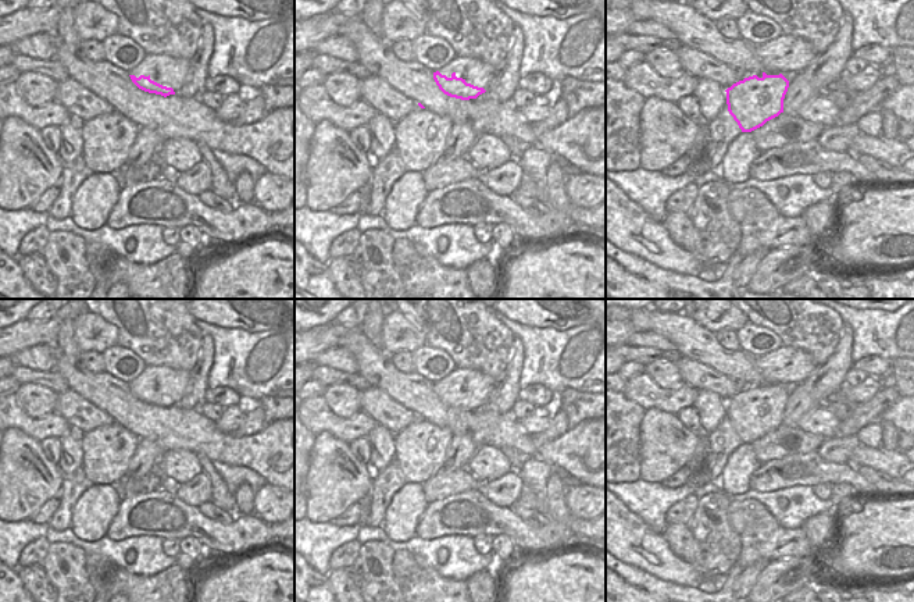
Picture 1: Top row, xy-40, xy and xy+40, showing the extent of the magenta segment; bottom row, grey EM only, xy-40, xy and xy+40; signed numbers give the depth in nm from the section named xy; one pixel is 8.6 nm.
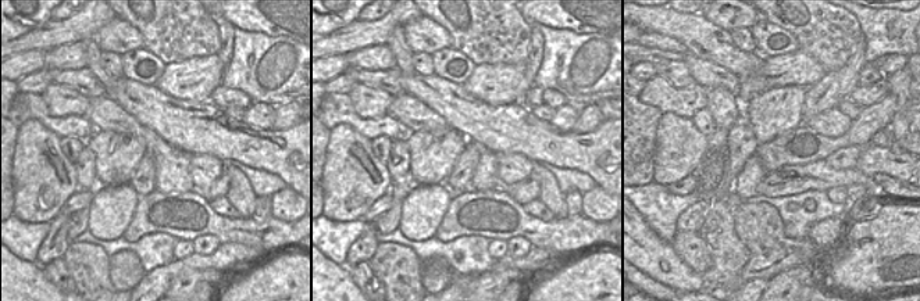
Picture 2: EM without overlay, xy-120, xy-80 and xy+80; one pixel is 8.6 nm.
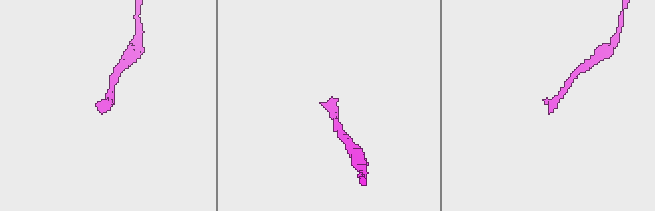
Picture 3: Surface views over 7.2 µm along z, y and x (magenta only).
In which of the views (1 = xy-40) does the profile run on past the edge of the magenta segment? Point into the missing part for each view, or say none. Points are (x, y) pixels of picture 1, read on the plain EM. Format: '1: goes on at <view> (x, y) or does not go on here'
1: does not go on here

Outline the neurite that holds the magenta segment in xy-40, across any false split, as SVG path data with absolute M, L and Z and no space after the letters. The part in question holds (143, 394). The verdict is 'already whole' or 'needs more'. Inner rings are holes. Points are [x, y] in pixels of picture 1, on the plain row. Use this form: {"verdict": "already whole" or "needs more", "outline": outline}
{"verdict": "already whole", "outline": "M129 387L132 393L142 402L149 403L149 405L156 405L156 406L161 406L164 409L169 407L169 406L175 406L172 399L167 399L163 398L154 392L150 391L149 388L140 387L139 389L136 389L135 387Z"}

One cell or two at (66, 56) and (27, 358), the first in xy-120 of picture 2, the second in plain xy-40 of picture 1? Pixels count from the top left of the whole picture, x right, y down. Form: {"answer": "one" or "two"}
{"answer": "one"}

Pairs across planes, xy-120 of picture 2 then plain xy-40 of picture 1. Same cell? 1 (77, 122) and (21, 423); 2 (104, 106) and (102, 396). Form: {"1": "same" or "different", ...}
{"1": "same", "2": "different"}

